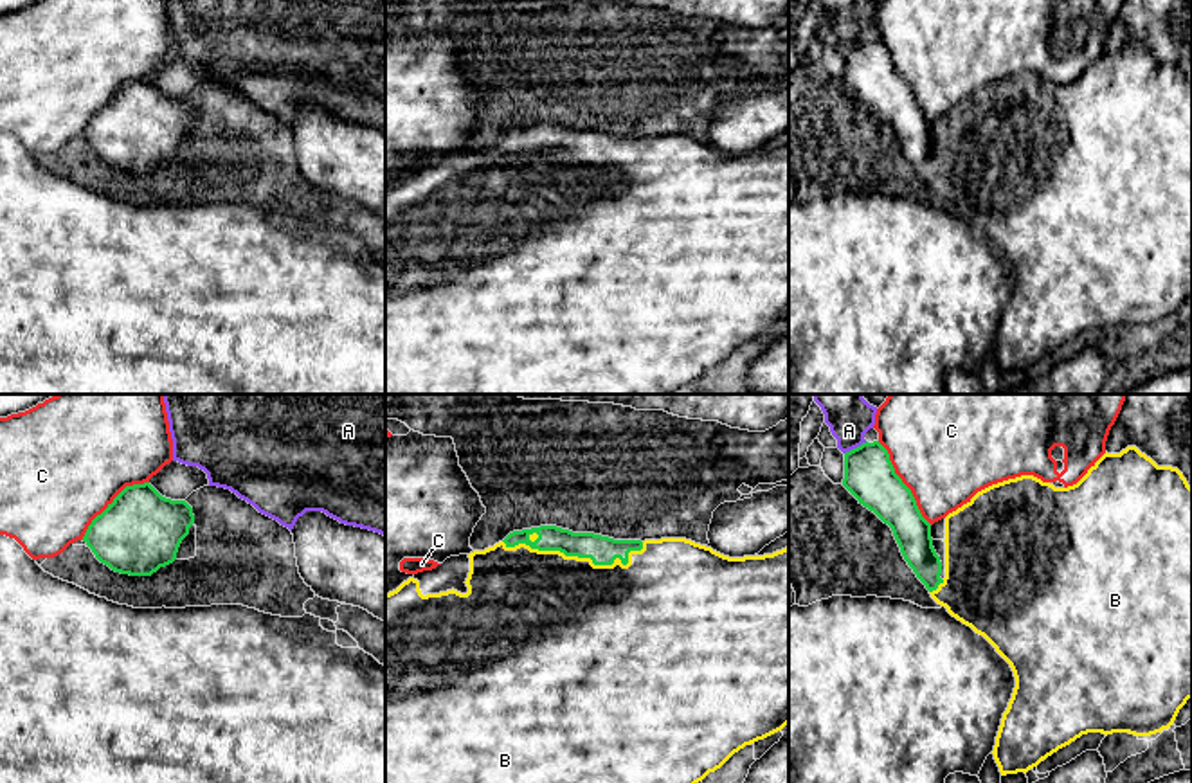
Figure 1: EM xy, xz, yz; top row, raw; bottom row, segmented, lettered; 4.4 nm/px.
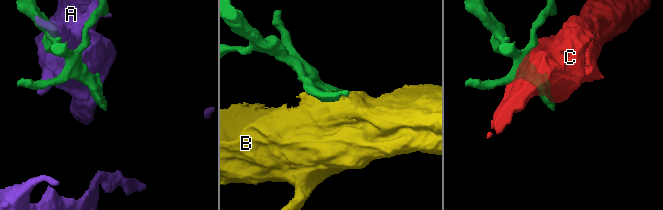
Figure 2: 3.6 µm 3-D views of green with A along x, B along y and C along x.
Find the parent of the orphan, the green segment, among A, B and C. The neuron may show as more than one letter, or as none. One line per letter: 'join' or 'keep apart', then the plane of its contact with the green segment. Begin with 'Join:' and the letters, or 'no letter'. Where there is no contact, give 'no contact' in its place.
Join: B
A: keep apart | yz
B: join | xz
C: keep apart | yz

